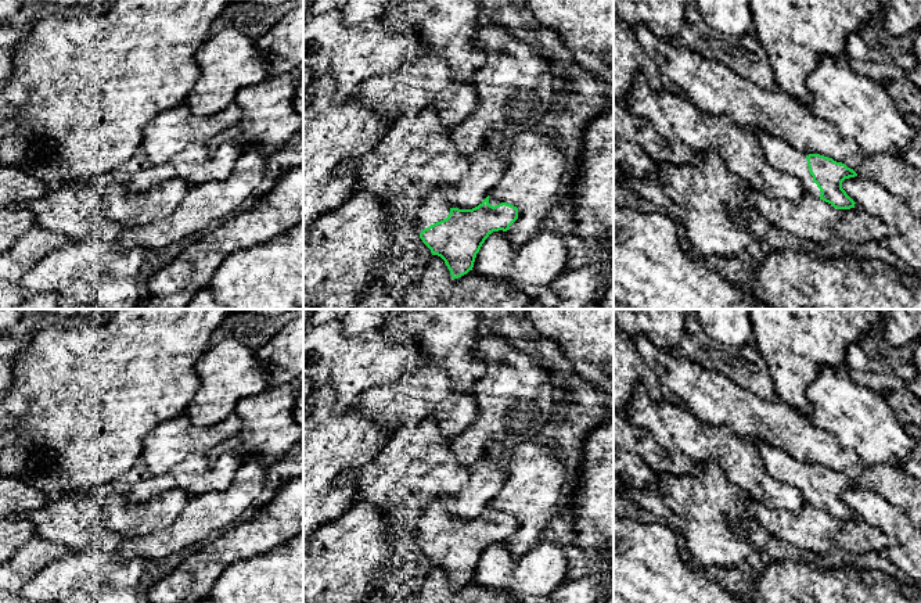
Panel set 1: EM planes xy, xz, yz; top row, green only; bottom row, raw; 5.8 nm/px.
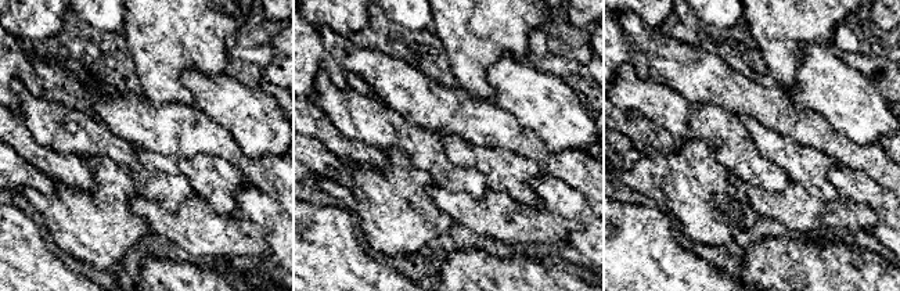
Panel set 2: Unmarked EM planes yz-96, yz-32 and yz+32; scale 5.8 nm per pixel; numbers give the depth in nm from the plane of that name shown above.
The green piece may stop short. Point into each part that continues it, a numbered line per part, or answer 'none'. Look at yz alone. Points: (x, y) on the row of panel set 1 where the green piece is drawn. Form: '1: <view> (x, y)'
1: yz (781, 155)

